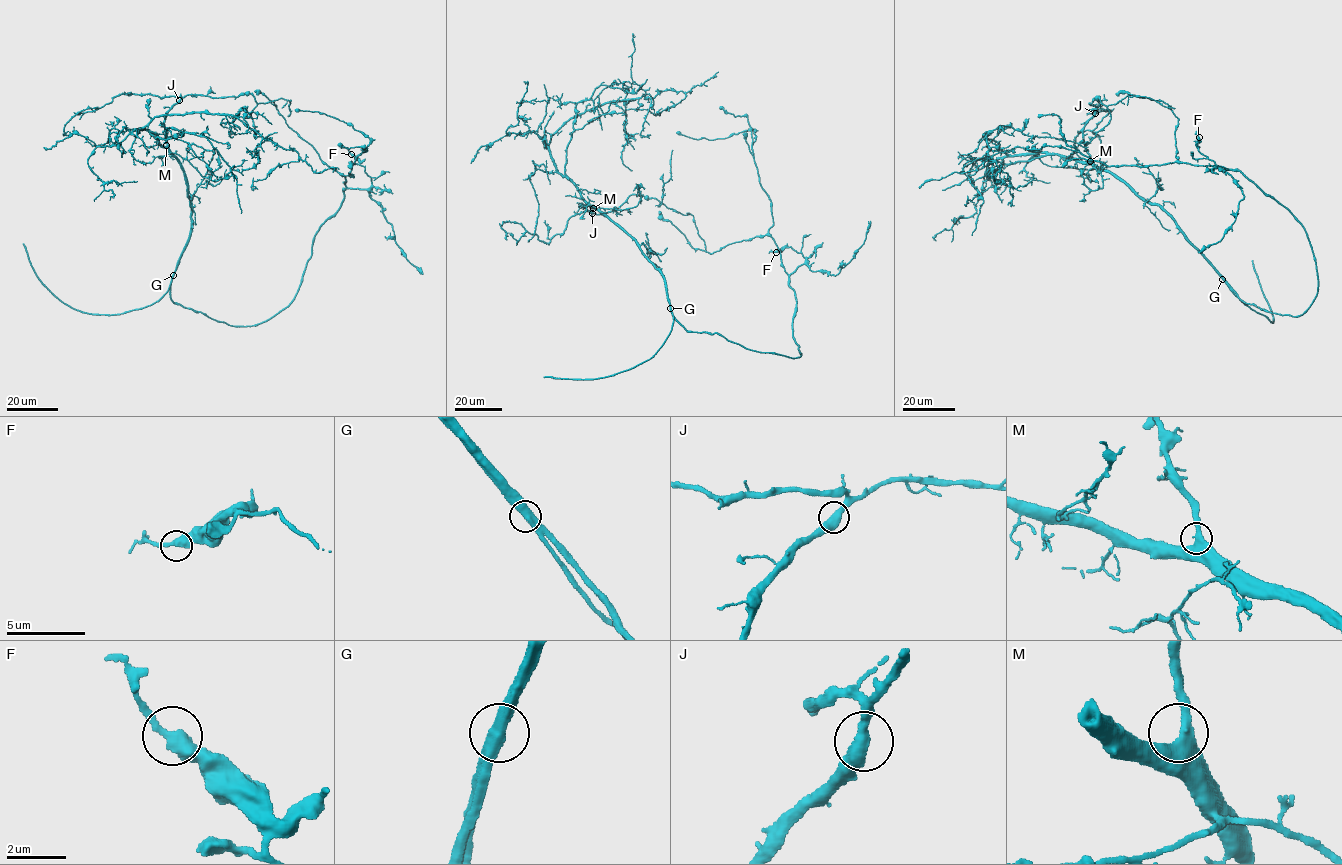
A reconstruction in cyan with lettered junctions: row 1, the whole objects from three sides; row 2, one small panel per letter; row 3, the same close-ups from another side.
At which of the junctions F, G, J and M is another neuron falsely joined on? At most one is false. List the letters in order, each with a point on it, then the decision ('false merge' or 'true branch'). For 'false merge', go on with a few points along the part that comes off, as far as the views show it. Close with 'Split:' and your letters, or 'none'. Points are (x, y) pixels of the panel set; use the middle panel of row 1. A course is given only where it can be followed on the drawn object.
F: (776, 252) | true branch
G: (670, 308) | true branch
J: (592, 213) | true branch
M: (593, 208) | true branch
Split: none

